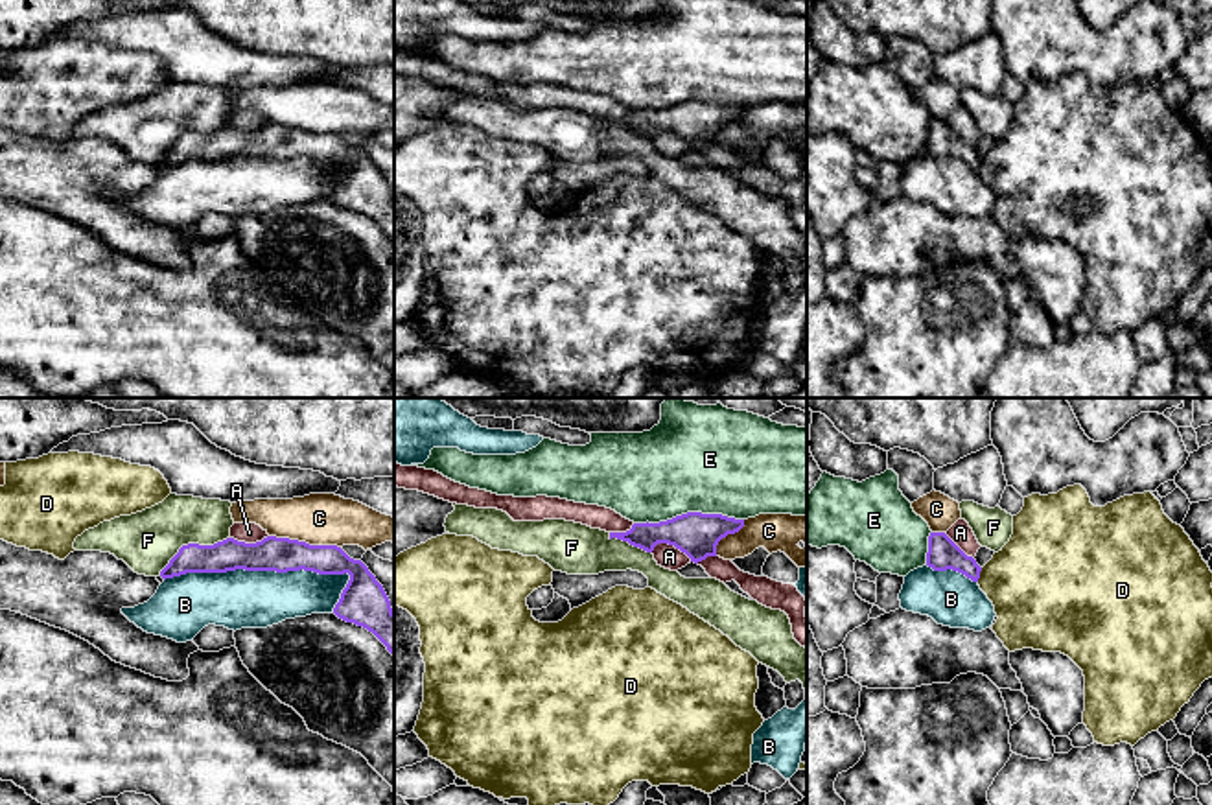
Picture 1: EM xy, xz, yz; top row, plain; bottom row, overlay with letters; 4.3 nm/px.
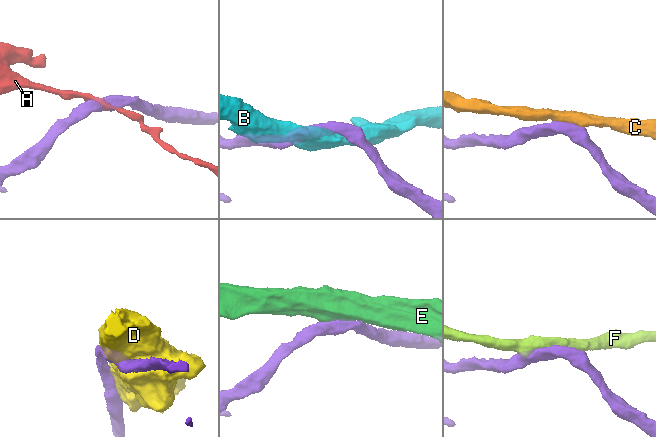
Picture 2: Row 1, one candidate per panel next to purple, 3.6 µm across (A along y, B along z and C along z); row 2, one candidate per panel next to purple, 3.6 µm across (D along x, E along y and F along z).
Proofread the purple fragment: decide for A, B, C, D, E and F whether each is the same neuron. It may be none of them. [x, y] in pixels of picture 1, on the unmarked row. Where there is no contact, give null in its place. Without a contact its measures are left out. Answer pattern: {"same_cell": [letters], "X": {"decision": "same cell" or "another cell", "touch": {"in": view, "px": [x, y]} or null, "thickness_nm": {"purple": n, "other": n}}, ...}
{"same_cell": [], "A": {"decision": "another cell", "touch": {"in": "xz", "px": [671, 131]}, "thickness_nm": {"purple": 200, "other": 100}}, "B": {"decision": "another cell", "touch": {"in": "xy", "px": [256, 157]}, "thickness_nm": {"purple": 150, "other": 260}}, "C": {"decision": "another cell", "touch": {"in": "xy", "px": [304, 129]}, "thickness_nm": {"purple": 150, "other": 220}}, "D": {"decision": "another cell", "touch": {"in": "yz", "px": [978, 163]}, "thickness_nm": {"purple": 140, "other": 400}}, "E": {"decision": "another cell", "touch": {"in": "xz", "px": [687, 100]}, "thickness_nm": {"purple": 200, "other": 440}}, "F": {"decision": "another cell", "touch": {"in": "xy", "px": [192, 131]}, "thickness_nm": {"purple": 140, "other": 260}}}

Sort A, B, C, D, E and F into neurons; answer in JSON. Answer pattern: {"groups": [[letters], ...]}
{"groups": [["A"], ["B"], ["C"], ["D"], ["E"], ["F"]]}

